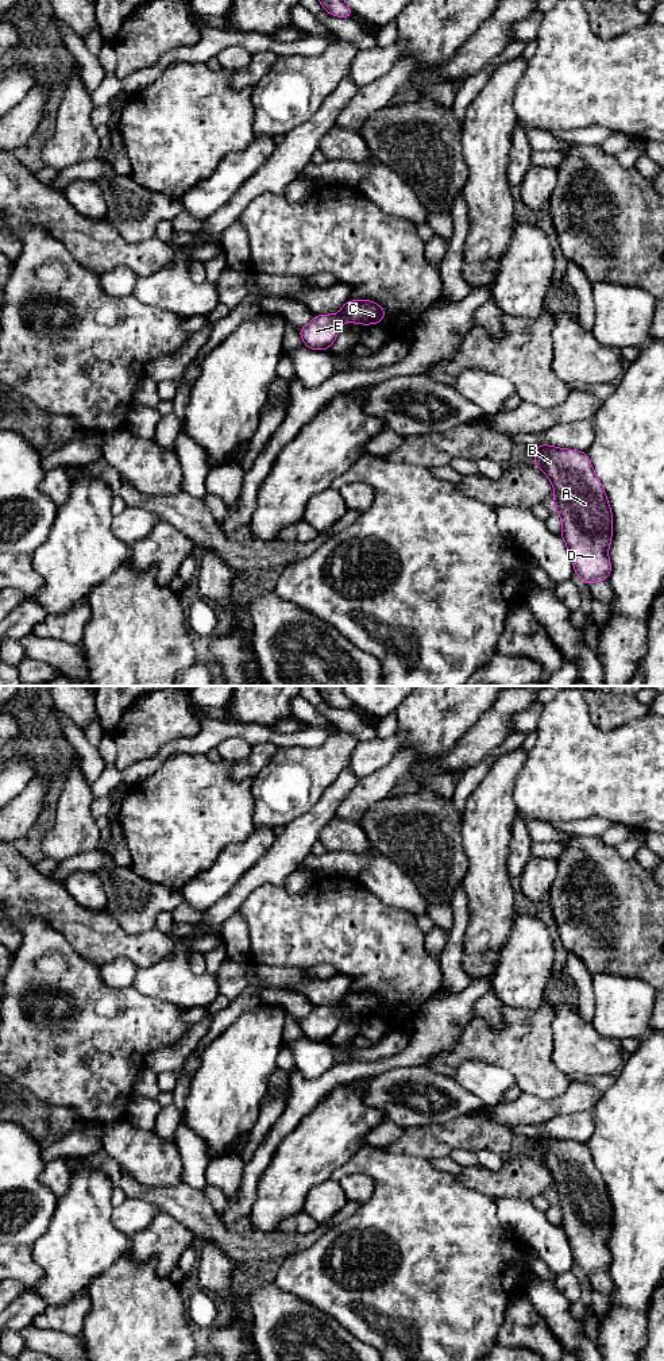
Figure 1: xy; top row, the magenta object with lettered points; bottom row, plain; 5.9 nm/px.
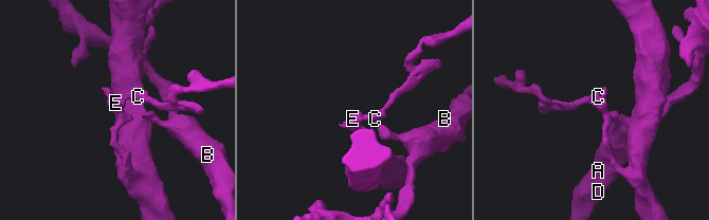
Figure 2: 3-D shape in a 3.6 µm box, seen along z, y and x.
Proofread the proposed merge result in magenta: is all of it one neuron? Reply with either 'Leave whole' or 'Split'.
Split

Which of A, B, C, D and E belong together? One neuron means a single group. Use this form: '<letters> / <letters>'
A B C D / E

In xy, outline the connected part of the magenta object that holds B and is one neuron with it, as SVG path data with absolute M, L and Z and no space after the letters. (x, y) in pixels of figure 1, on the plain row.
M548 1136L534 1137L534 1141L533 1156L547 1165L555 1179L553 1200L563 1211L560 1227L575 1264L587 1277L607 1272L613 1206L587 1145Z

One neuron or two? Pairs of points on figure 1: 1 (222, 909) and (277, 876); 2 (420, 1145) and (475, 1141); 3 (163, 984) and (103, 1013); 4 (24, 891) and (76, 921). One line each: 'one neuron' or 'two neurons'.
1: one neuron
2: one neuron
3: two neurons
4: one neuron

